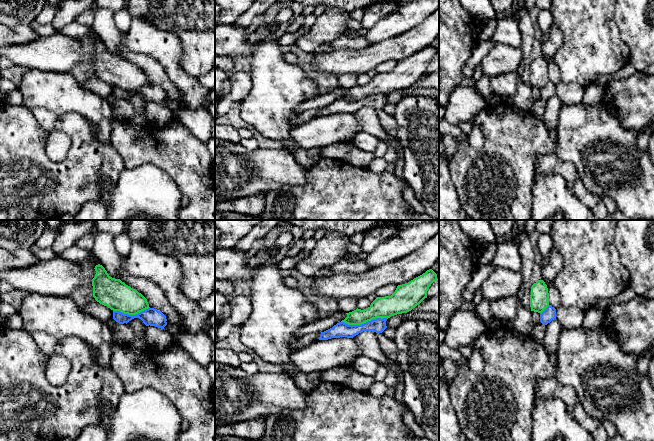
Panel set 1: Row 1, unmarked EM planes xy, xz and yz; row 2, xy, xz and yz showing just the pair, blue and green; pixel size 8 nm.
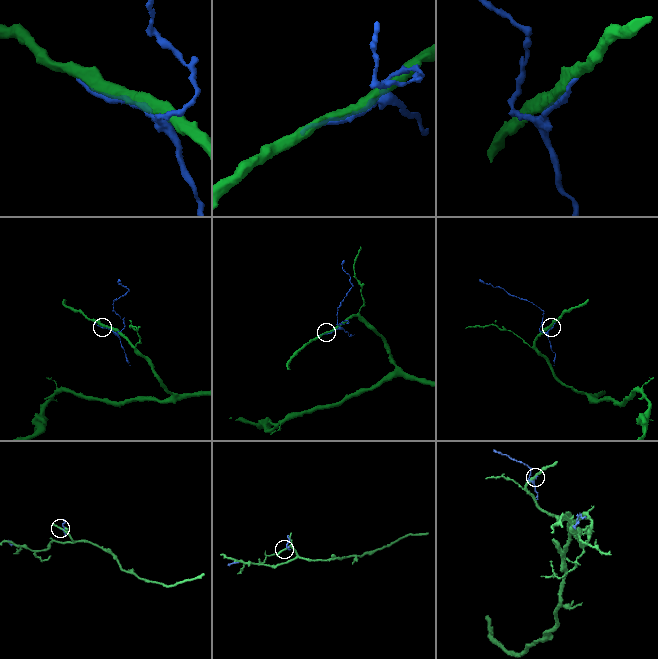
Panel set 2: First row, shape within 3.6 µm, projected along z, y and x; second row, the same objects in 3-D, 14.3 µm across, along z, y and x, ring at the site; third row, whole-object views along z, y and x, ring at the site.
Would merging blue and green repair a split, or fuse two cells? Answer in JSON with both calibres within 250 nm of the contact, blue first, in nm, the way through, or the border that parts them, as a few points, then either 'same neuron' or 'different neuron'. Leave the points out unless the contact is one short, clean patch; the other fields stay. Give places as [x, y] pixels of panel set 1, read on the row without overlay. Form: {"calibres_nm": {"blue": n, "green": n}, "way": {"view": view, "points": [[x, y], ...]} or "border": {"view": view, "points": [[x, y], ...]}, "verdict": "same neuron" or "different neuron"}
{"calibres_nm": {"blue": 120, "green": 180}, "verdict": "same neuron"}

